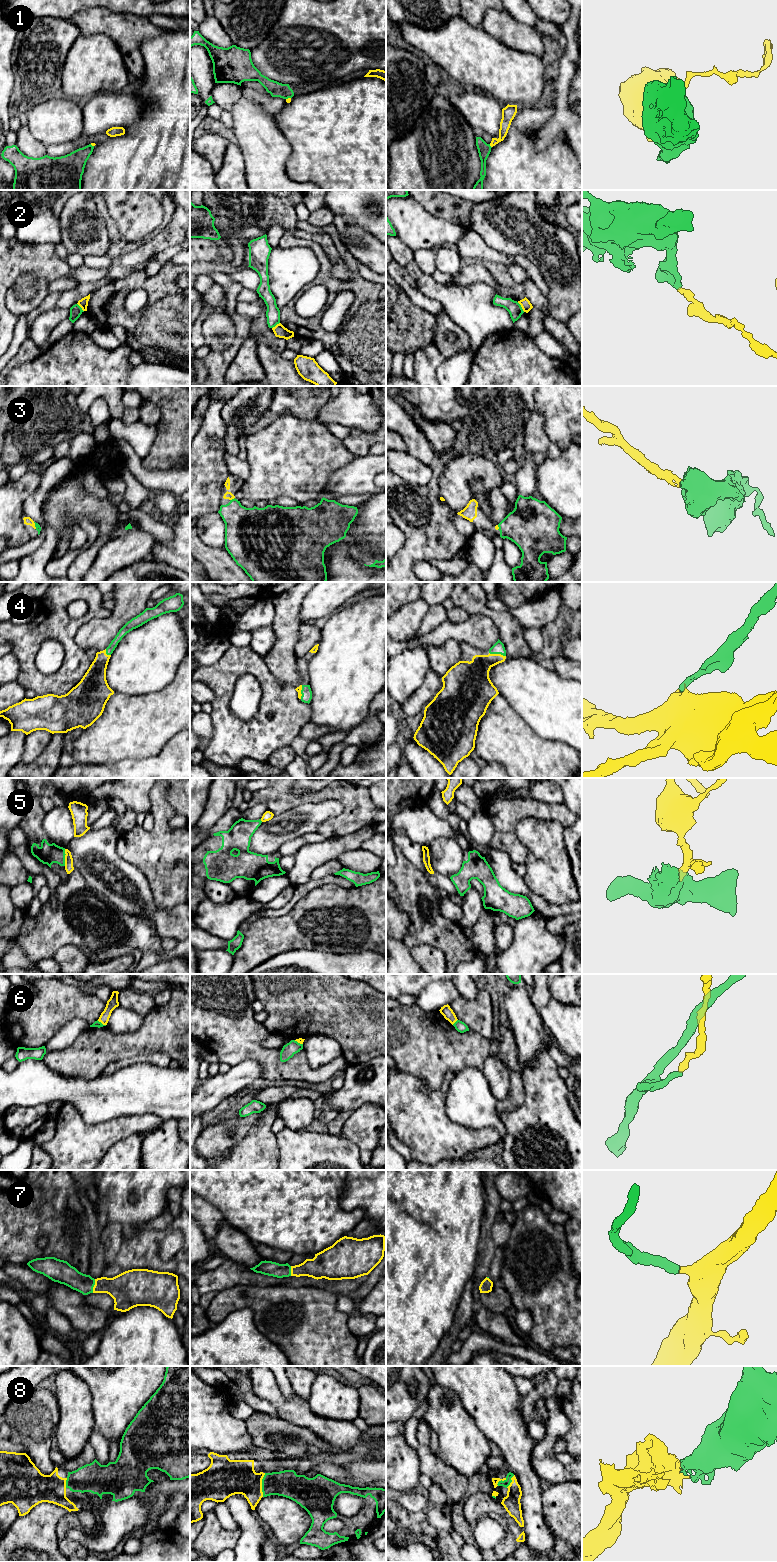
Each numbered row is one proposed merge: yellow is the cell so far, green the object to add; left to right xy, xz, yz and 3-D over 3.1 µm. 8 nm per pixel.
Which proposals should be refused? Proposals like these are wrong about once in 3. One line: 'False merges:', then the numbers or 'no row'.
False merges: 1, 2, 5, 6

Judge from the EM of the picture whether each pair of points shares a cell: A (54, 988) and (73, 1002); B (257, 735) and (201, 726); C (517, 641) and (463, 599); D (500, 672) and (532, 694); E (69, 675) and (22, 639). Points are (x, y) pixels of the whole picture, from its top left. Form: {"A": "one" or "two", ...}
{"A": "one", "B": "two", "C": "one", "D": "one", "E": "one"}

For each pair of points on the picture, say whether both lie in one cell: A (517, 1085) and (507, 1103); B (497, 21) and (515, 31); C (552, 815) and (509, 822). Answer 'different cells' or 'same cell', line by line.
A: same cell
B: same cell
C: same cell

